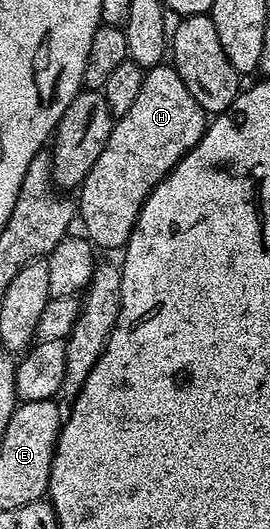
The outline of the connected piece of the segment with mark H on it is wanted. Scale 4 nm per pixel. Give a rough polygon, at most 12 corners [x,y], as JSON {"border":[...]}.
{"border":[[150,67],[78,187],[82,233],[126,247],[208,115]]}

